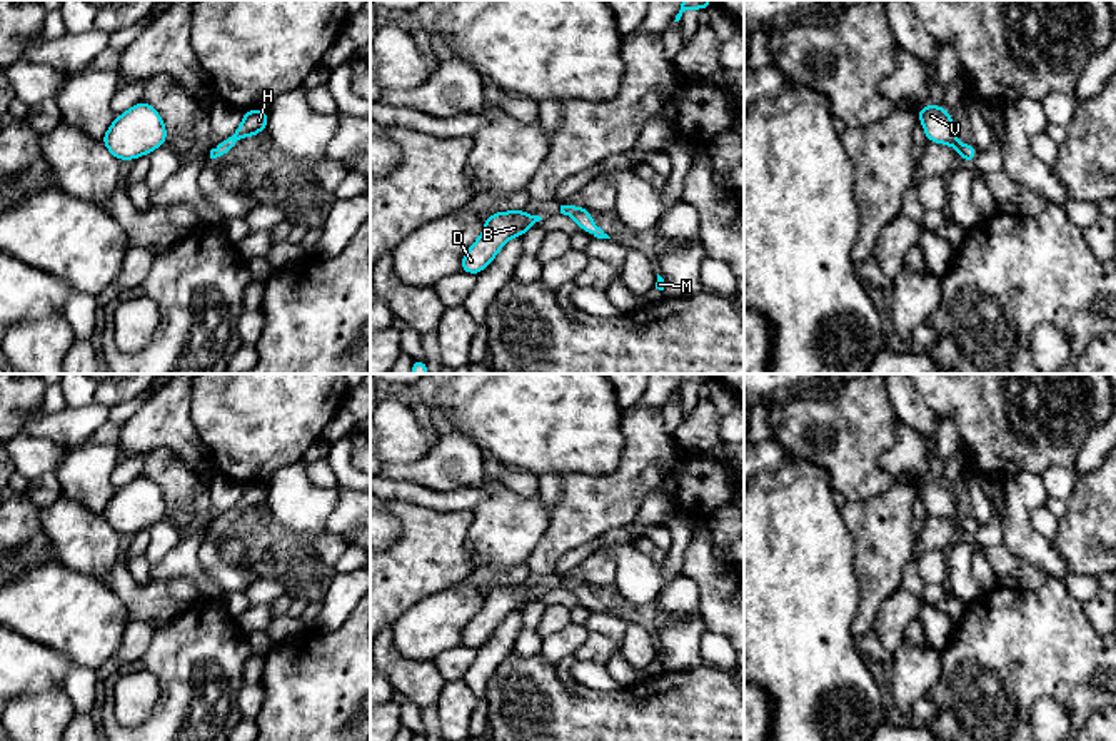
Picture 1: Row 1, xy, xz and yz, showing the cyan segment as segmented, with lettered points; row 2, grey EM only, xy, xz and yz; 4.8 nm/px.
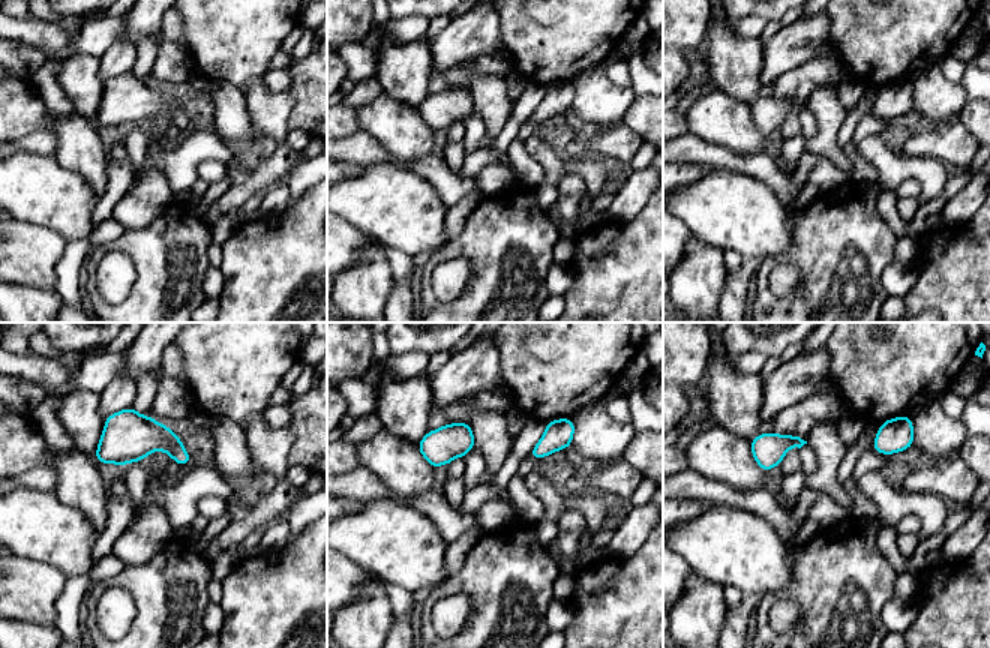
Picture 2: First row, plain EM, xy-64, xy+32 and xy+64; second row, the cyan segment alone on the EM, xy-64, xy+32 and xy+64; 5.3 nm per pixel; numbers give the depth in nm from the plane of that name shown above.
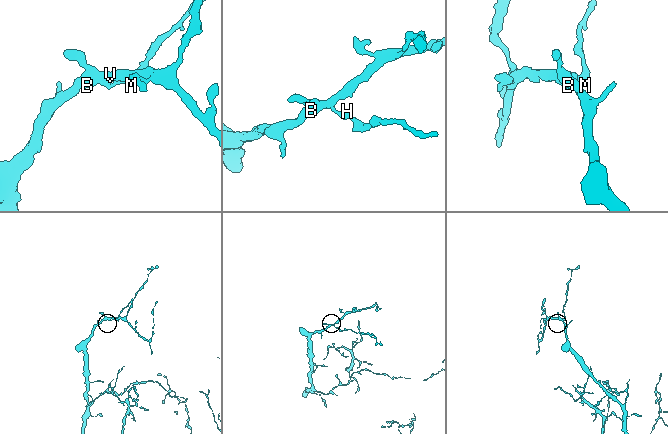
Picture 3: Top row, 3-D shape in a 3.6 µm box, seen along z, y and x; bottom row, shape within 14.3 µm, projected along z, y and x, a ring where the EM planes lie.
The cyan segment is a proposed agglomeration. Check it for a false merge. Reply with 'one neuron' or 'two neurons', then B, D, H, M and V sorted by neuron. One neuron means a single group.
one neuron; B D H M V

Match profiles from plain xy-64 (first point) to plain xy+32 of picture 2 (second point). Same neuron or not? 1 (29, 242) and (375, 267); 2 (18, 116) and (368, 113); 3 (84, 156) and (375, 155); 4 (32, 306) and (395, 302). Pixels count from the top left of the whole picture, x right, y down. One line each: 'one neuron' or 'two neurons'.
1: two neurons
2: two neurons
3: two neurons
4: two neurons

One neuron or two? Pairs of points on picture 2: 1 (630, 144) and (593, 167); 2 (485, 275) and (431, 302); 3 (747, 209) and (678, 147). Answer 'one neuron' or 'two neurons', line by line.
1: two neurons
2: one neuron
3: two neurons

